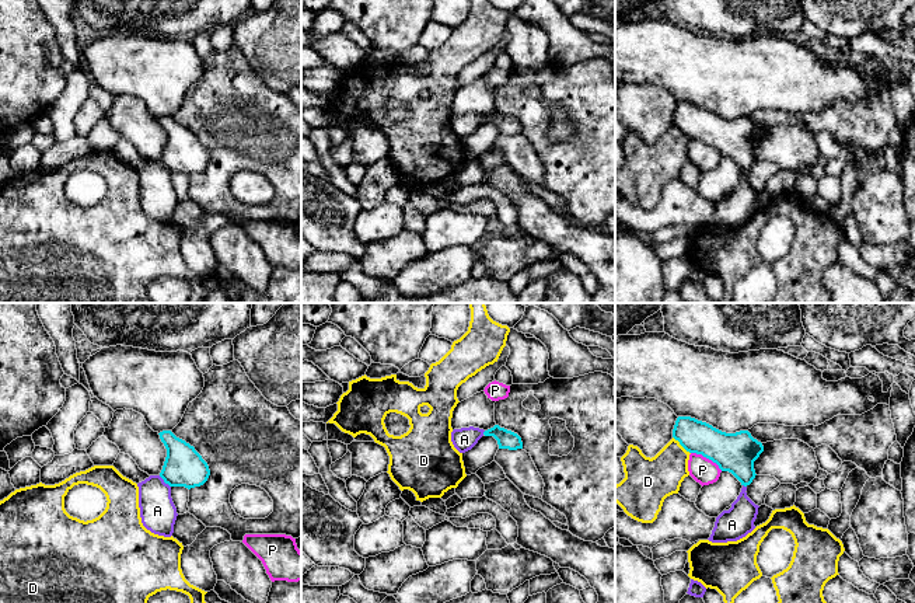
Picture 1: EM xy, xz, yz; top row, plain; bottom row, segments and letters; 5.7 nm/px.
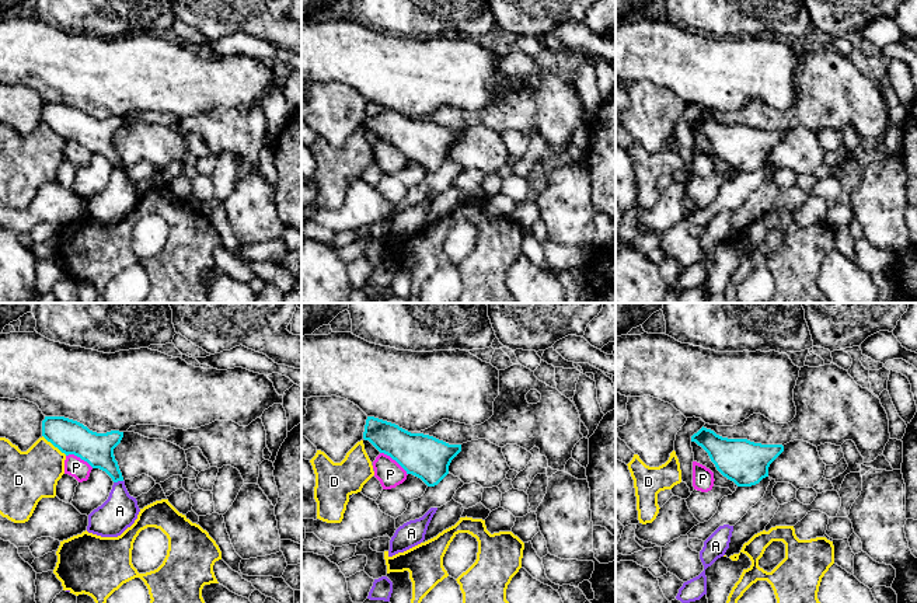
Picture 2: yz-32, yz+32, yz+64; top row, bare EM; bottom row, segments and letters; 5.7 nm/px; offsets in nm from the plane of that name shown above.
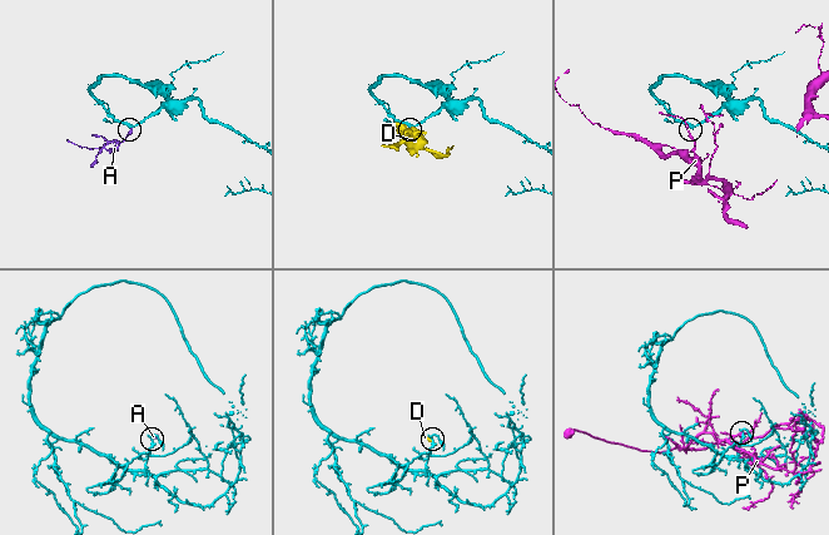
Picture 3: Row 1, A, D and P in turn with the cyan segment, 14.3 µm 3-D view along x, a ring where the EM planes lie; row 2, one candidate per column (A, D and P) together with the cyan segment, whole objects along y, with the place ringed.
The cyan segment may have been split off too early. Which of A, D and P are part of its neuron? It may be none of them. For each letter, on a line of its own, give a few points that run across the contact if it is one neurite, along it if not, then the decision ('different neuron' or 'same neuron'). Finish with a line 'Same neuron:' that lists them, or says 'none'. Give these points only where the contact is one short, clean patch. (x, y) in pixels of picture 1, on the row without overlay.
A: line xy (159, 161), (170, 173); different neuron
D: different neuron
P: different neuron
Same neuron: none

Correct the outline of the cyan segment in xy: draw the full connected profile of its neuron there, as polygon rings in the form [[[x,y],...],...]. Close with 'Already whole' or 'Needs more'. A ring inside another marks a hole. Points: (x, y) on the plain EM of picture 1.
[[[163,116],[158,121],[167,135],[167,143],[160,158],[164,168],[170,172],[188,175],[203,171],[210,156],[195,133],[177,123],[171,116]]]. Already whole

